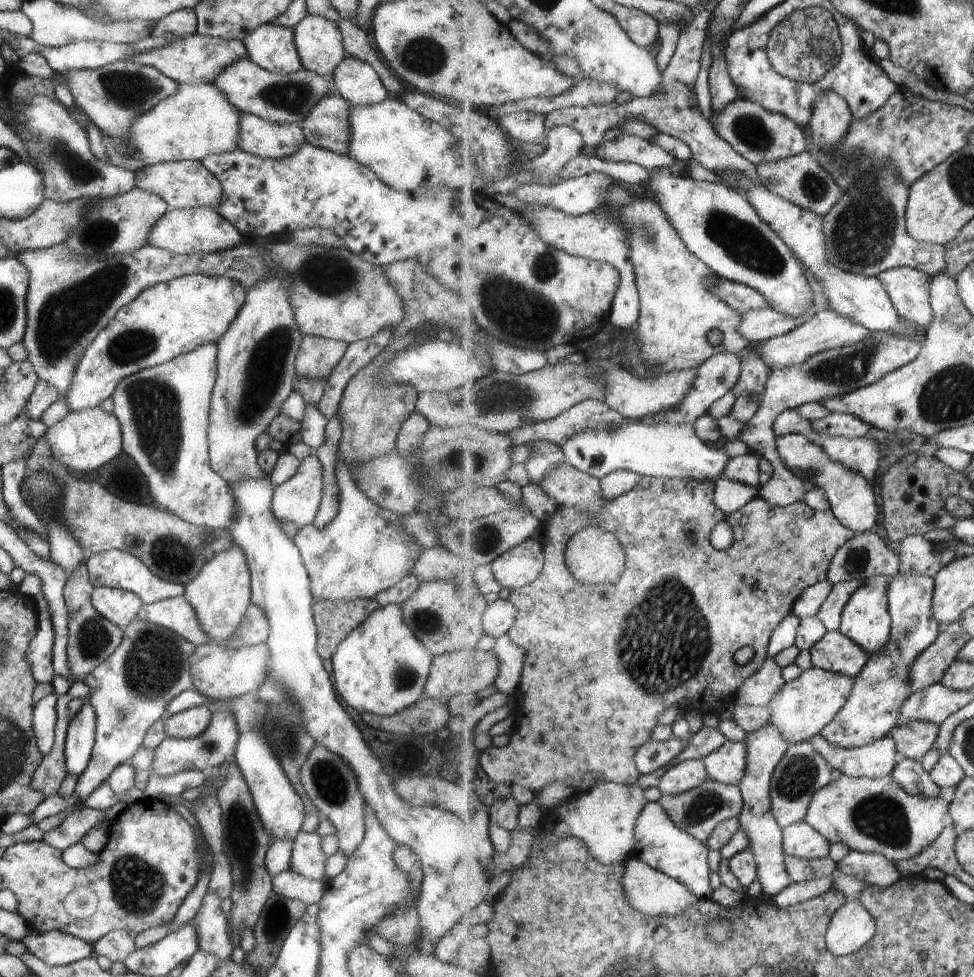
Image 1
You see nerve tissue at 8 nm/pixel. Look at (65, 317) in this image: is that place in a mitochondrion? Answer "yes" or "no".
yes

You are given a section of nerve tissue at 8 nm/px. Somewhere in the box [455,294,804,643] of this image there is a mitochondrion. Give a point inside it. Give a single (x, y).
(487, 537)

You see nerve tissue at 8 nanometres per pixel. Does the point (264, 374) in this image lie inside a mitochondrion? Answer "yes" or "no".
yes

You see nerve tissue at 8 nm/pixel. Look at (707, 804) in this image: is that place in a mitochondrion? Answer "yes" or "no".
yes

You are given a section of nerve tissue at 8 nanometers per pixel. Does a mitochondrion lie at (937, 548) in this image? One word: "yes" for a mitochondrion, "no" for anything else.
yes

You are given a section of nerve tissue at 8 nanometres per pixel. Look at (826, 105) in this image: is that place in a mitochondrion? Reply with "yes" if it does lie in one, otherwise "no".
no

